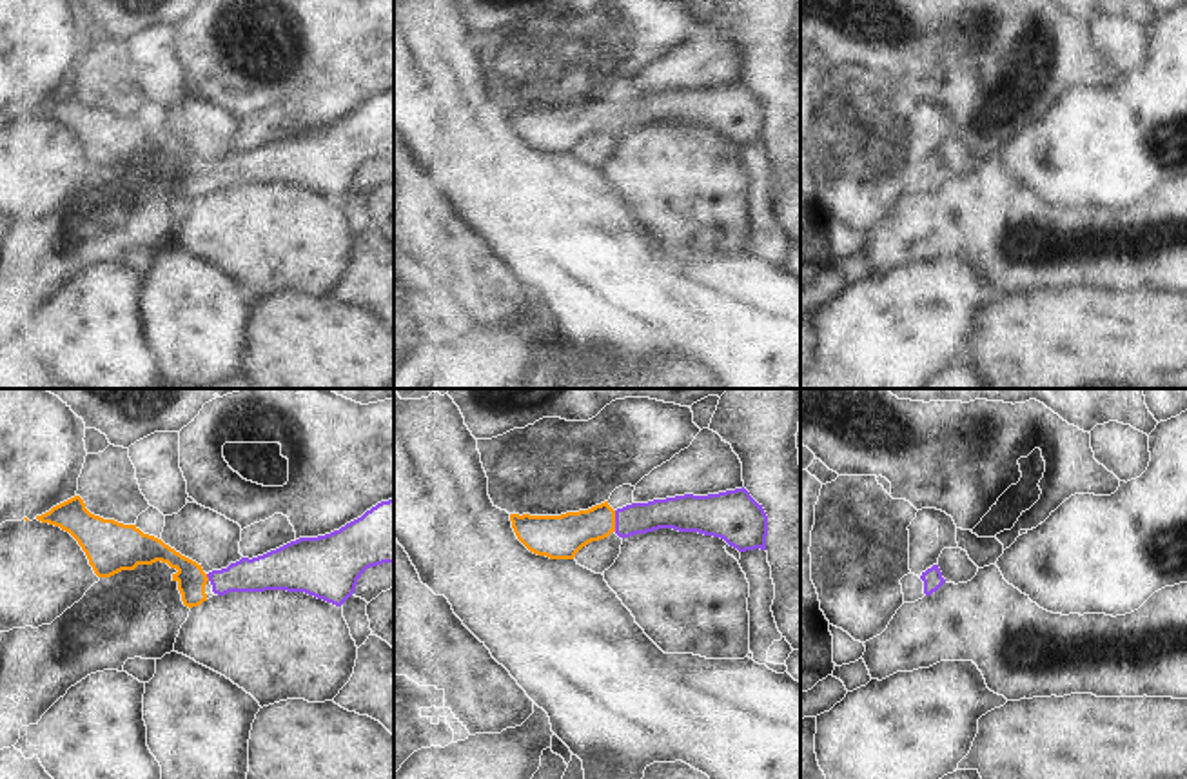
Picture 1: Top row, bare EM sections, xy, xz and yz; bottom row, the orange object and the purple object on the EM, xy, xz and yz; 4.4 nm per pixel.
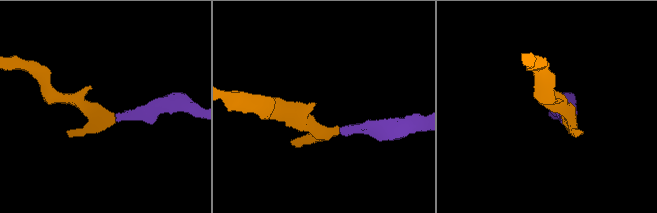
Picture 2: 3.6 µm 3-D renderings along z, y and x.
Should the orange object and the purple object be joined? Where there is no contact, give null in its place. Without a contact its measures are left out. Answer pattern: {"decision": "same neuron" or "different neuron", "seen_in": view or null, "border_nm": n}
{"decision": "same neuron", "seen_in": "xz", "border_nm": 100}

